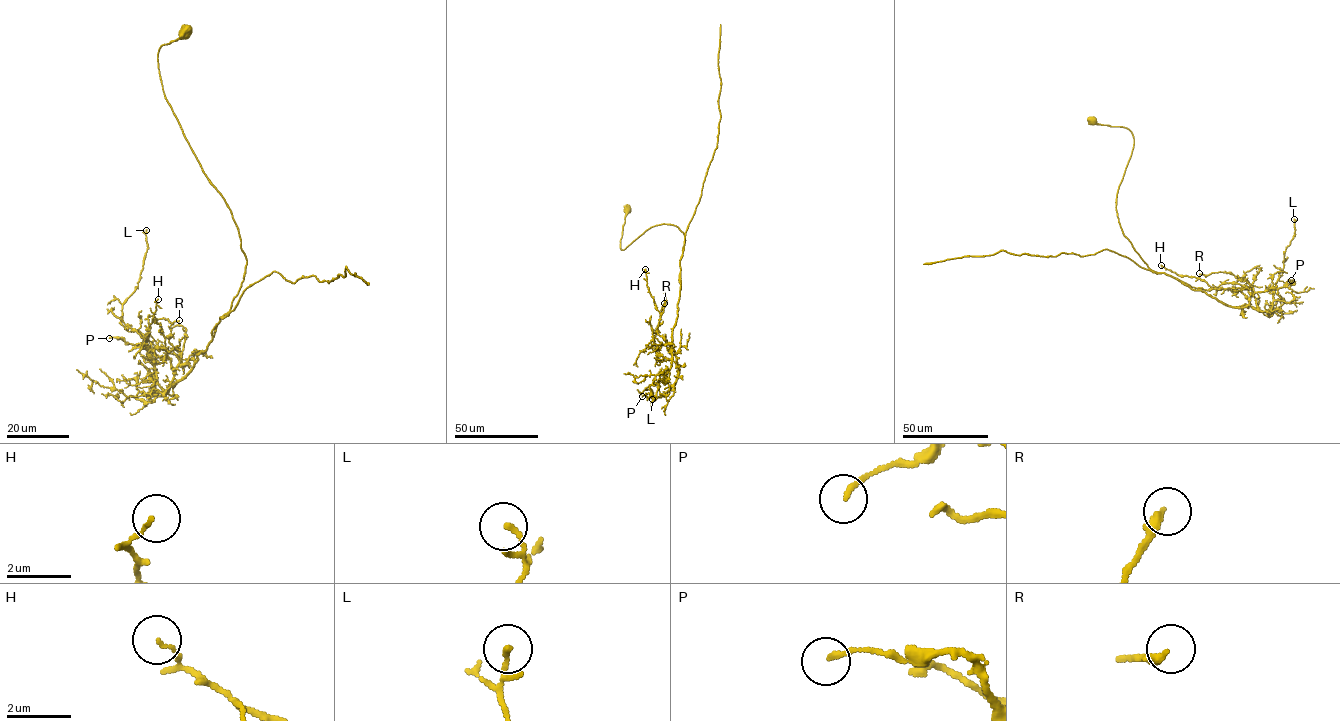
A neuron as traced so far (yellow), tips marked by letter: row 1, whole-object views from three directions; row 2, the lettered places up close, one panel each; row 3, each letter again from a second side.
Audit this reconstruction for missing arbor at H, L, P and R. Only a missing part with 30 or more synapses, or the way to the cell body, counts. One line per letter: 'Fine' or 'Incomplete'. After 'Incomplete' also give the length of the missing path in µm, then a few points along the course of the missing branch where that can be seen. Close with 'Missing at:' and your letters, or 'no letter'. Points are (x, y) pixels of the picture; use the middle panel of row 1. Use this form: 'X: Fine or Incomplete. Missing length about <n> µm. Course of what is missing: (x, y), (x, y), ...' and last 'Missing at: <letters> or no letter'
H: Fine
L: Fine
P: Fine
R: Fine
Missing at: no letter

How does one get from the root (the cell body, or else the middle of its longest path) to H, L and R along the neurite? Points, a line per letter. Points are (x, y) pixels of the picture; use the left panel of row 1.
H: (185, 32), (159, 50), (162, 89), (247, 260), (171, 385), (158, 299)
L: (185, 32), (159, 50), (162, 89), (247, 260), (207, 348), (161, 395), (151, 343), (121, 320), (146, 230)
R: (185, 32), (159, 50), (162, 89), (247, 260), (207, 348), (164, 390), (148, 325), (179, 320)

